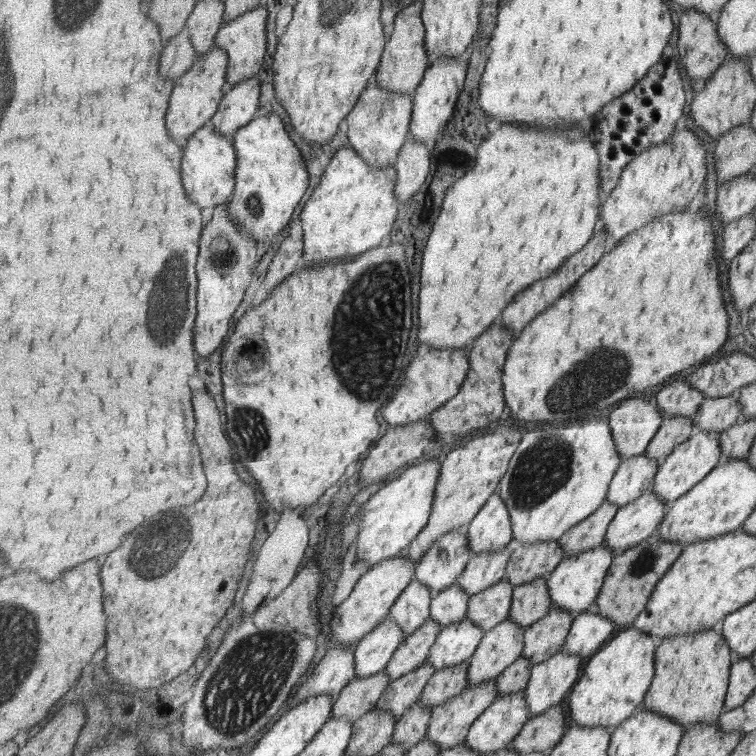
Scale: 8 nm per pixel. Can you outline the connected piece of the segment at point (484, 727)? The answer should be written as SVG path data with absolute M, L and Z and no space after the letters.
M525 691L498 696L474 722L466 742L480 755L507 749L530 719Z

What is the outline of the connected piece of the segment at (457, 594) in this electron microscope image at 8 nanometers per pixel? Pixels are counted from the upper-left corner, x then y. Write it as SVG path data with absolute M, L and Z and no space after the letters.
M456 583L433 596L430 618L445 629L468 617L471 596Z

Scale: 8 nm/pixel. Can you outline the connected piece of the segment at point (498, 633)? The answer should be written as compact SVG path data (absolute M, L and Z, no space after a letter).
M511 618L485 633L479 649L470 660L470 685L498 679L523 655L525 645L526 628Z

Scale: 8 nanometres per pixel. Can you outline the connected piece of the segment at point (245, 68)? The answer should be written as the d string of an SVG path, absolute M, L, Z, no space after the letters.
M261 3L253 10L235 18L234 21L223 24L222 28L219 29L215 47L225 49L229 53L228 89L233 88L243 81L249 81L250 78L259 76L265 57L267 56L267 18L269 18L269 13L268 6Z

